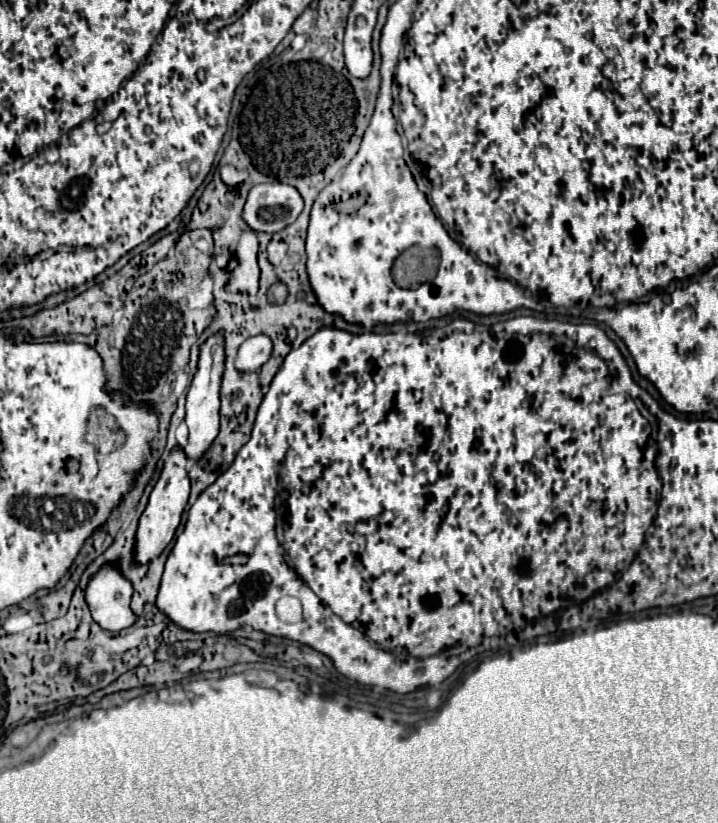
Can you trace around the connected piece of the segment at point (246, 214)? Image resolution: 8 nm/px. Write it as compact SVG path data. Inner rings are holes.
M283 182L257 184L249 190L243 206L243 220L255 232L279 232L295 222L303 210L299 192Z

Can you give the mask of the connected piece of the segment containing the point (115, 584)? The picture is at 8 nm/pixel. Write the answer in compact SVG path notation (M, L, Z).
M103 566L91 578L85 594L93 620L111 632L133 626L137 616L129 608L131 592L131 582L125 580L117 568Z

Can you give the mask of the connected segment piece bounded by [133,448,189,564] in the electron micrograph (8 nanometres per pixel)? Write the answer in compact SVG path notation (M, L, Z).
M175 448L165 462L161 478L157 480L149 496L149 504L139 518L139 528L135 534L135 548L133 548L133 558L137 564L149 564L151 560L159 558L161 552L167 548L167 544L173 540L177 526L181 524L181 514L189 498L189 476L185 464L187 464L187 456L183 456L183 448Z

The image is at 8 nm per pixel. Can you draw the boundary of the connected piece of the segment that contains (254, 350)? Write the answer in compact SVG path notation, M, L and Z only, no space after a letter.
M267 336L247 338L237 352L235 368L239 372L257 372L271 356L271 340Z

